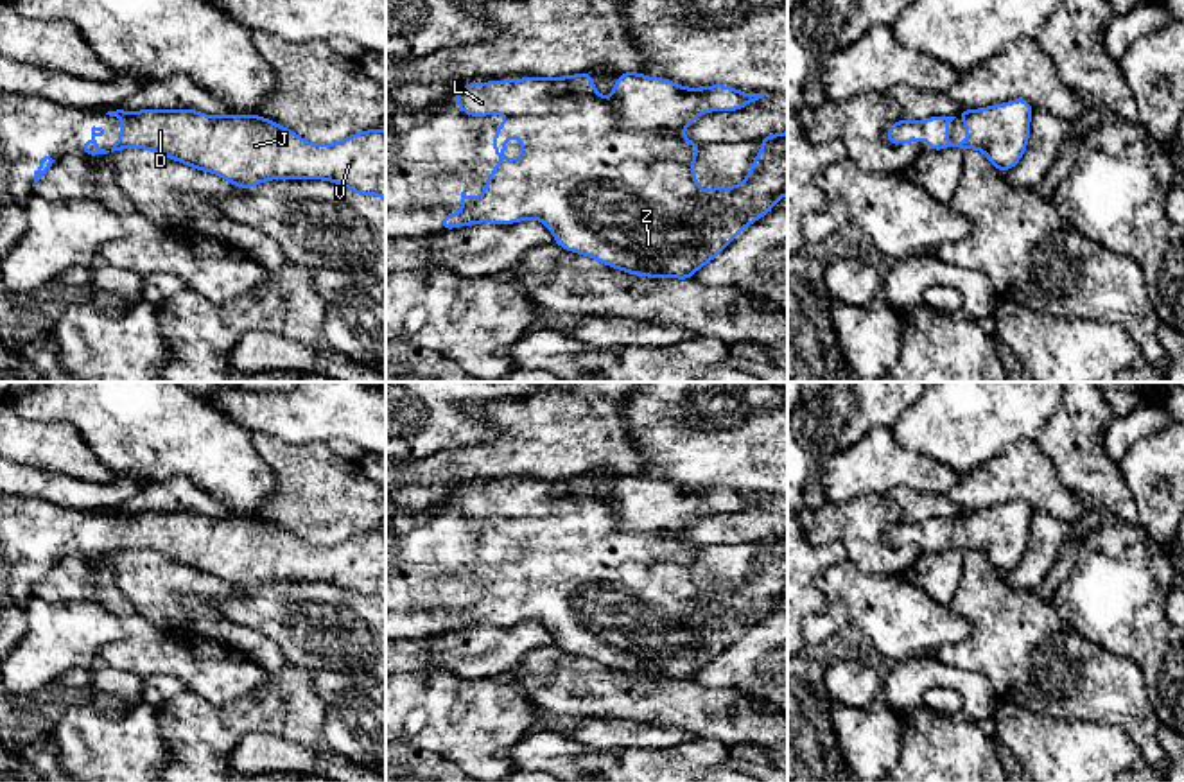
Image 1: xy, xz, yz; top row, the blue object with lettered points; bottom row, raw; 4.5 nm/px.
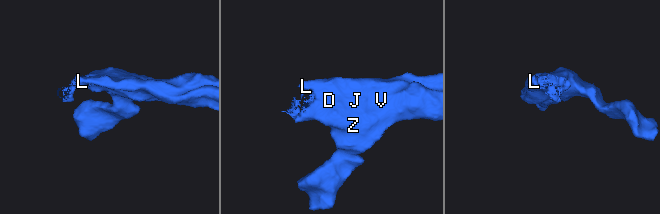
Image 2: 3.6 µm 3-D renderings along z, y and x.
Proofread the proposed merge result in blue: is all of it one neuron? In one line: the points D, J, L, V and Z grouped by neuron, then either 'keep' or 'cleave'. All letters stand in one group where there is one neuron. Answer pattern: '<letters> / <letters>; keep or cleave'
D J L V Z; keep

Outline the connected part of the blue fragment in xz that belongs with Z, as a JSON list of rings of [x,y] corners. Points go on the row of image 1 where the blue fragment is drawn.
[[[590,72],[463,84],[452,97],[463,113],[508,117],[493,133],[493,156],[506,154],[504,140],[509,135],[522,142],[522,156],[502,158],[481,196],[470,199],[463,190],[461,213],[447,212],[440,226],[454,230],[477,222],[515,224],[536,219],[554,235],[554,244],[567,251],[630,274],[691,280],[743,228],[768,215],[788,196],[788,131],[757,140],[764,149],[755,154],[748,176],[737,187],[709,190],[700,188],[694,176],[701,145],[687,140],[682,131],[700,113],[736,111],[762,97],[725,84],[685,88],[639,72],[622,72],[610,99],[597,93]]]

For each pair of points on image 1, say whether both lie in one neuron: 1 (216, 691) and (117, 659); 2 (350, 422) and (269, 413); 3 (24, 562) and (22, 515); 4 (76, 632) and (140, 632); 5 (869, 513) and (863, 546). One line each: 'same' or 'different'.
1: same
2: same
3: same
4: different
5: same

